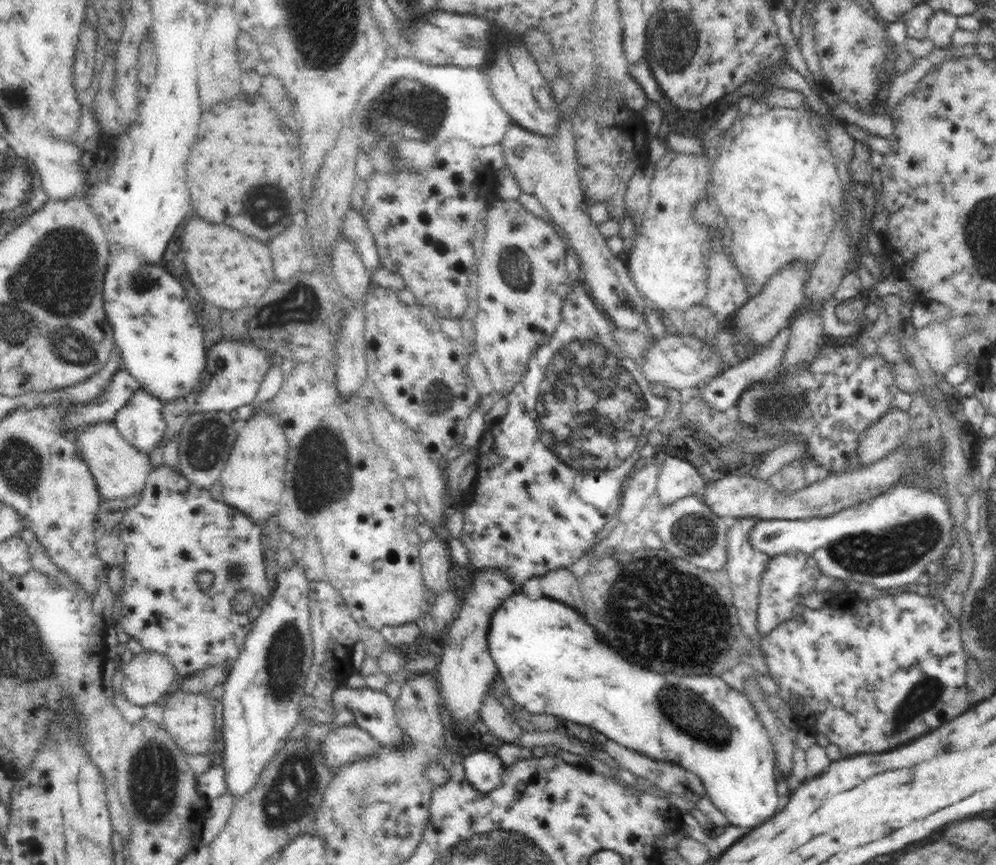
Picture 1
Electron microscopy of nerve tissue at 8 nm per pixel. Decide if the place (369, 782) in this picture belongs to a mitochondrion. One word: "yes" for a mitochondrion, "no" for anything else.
yes

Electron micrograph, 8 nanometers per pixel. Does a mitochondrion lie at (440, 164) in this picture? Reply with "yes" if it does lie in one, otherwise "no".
no

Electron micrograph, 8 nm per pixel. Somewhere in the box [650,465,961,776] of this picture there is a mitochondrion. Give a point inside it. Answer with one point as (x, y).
(896, 550)

